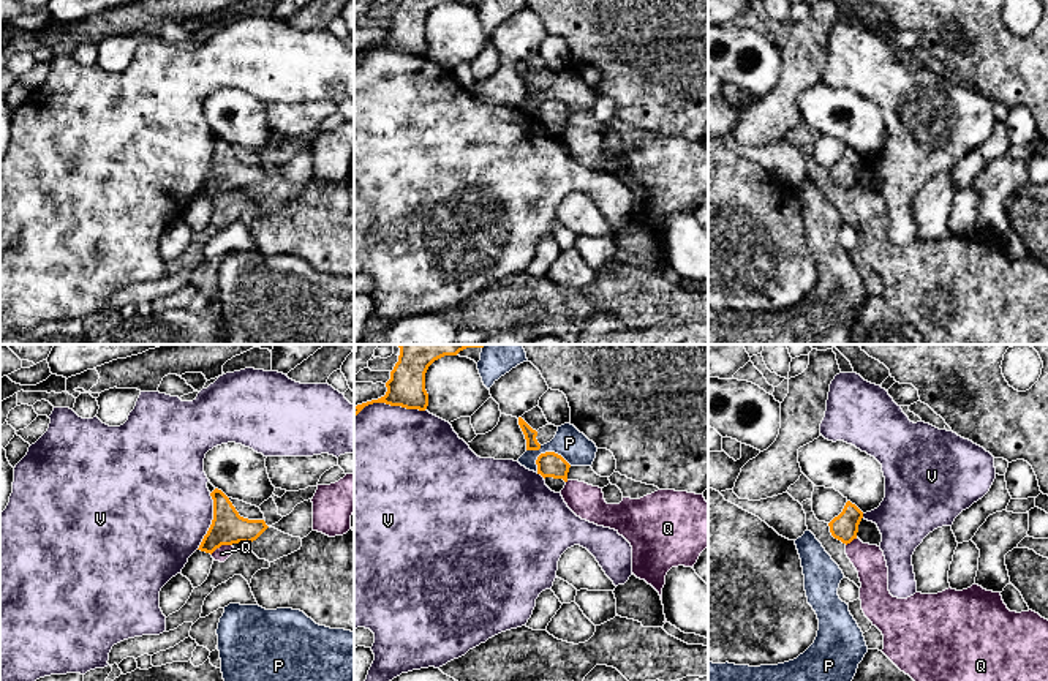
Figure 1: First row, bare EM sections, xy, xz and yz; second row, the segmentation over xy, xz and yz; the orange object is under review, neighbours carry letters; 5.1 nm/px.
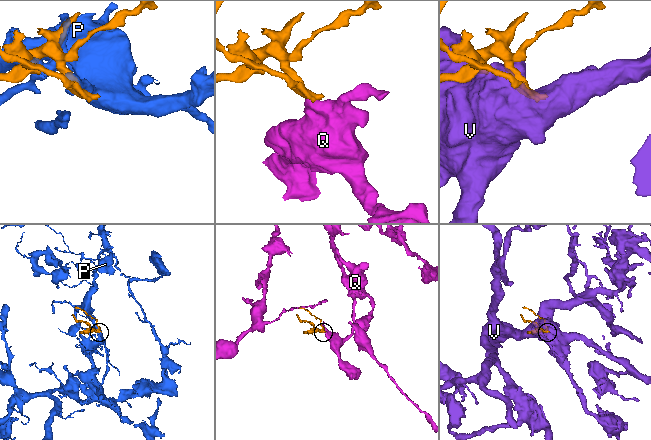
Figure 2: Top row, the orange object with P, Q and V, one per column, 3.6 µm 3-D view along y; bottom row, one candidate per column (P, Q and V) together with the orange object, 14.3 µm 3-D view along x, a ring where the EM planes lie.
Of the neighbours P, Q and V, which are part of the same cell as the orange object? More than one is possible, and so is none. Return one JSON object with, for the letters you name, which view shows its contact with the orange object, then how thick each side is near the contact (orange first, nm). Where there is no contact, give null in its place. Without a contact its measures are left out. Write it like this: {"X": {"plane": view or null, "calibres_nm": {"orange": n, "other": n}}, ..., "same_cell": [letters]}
{"same_cell": []}

